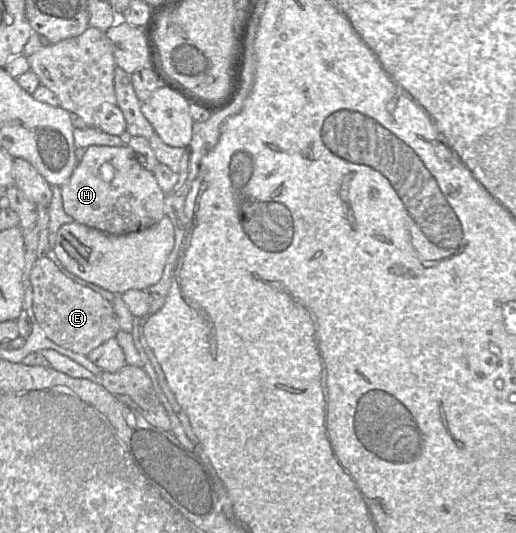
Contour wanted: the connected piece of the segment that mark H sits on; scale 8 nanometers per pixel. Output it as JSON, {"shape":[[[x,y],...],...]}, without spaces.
{"shape":[[[128,145],[121,147],[89,146],[69,180],[60,189],[64,211],[74,222],[110,235],[126,235],[151,228],[165,216],[165,194],[154,175],[138,163],[134,151]]]}

